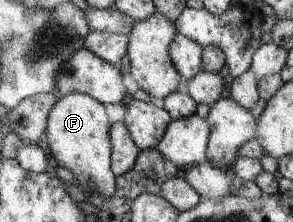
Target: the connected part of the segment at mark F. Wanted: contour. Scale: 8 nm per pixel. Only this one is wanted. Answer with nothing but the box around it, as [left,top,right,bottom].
[46,93,116,198]

